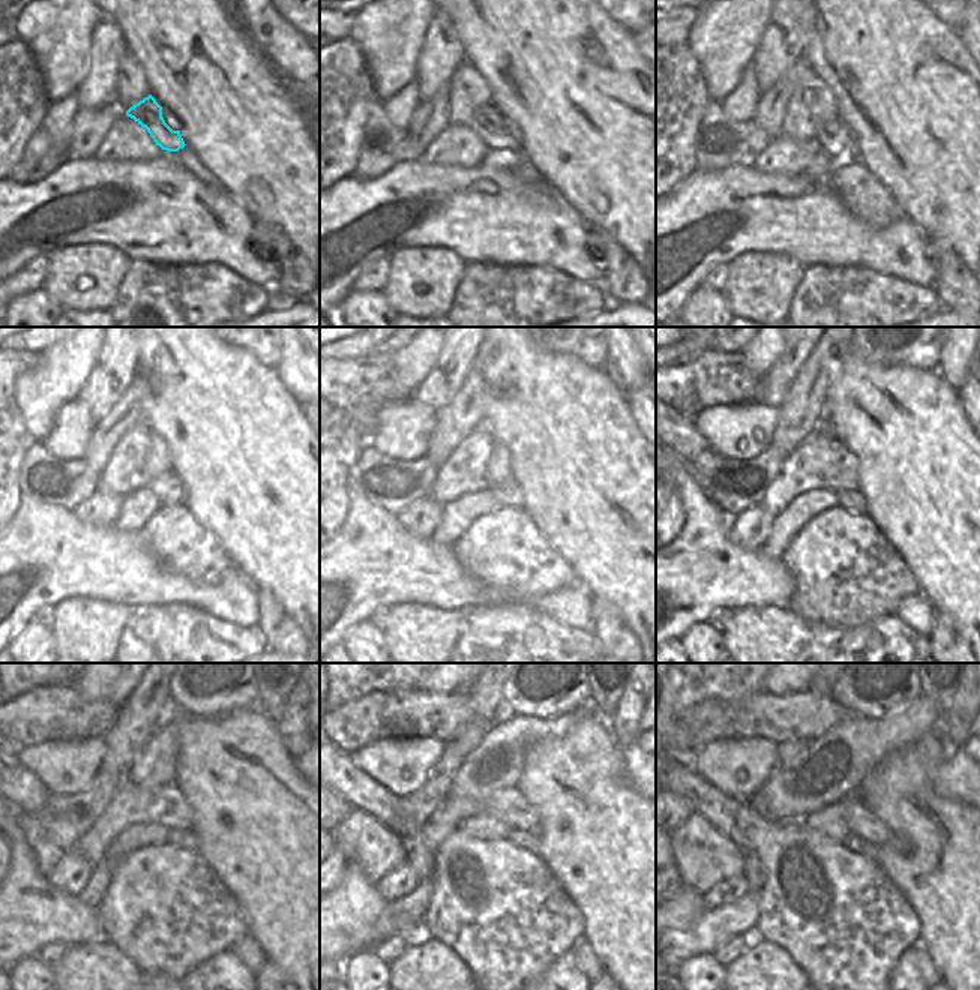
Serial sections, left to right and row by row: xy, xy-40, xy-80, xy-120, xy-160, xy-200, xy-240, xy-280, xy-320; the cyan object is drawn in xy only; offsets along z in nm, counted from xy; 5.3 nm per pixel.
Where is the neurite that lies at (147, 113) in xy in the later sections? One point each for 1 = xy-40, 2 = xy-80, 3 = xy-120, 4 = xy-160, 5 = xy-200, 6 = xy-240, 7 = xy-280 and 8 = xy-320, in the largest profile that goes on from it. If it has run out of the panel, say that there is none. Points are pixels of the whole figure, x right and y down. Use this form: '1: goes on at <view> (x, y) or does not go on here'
1: goes on at xy-40 (490, 125)
2: goes on at xy-80 (833, 137)
3: goes on at xy-120 (167, 488)
4: goes on at xy-160 (509, 495)
5: goes on at xy-200 (850, 500)
6: goes on at xy-240 (185, 839)
7: goes on at xy-280 (529, 842)
8: goes on at xy-320 (857, 845)

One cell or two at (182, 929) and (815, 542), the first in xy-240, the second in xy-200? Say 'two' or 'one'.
one

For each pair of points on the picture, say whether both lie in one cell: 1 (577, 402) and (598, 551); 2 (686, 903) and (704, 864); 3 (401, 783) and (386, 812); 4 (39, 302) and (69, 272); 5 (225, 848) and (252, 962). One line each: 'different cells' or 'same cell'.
1: same cell
2: different cells
3: different cells
4: different cells
5: different cells

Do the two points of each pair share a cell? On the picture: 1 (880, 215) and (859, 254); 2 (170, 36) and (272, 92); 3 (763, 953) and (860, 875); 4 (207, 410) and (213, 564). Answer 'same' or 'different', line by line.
1: different
2: same
3: different
4: different

